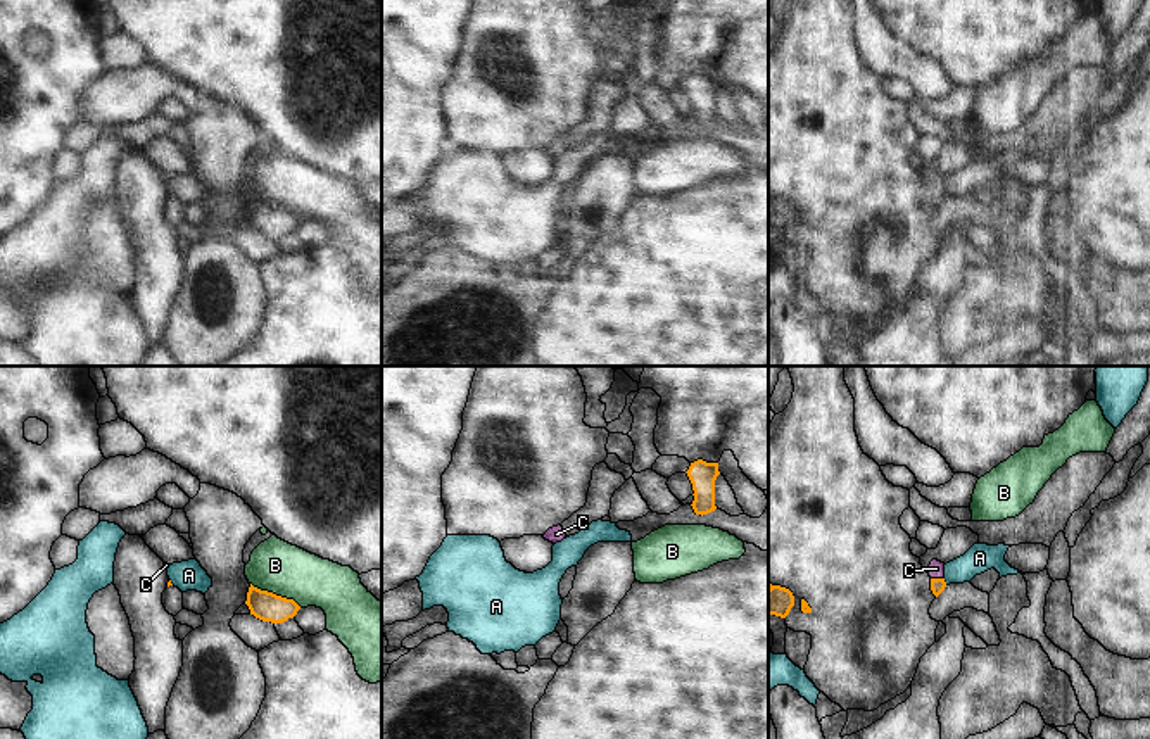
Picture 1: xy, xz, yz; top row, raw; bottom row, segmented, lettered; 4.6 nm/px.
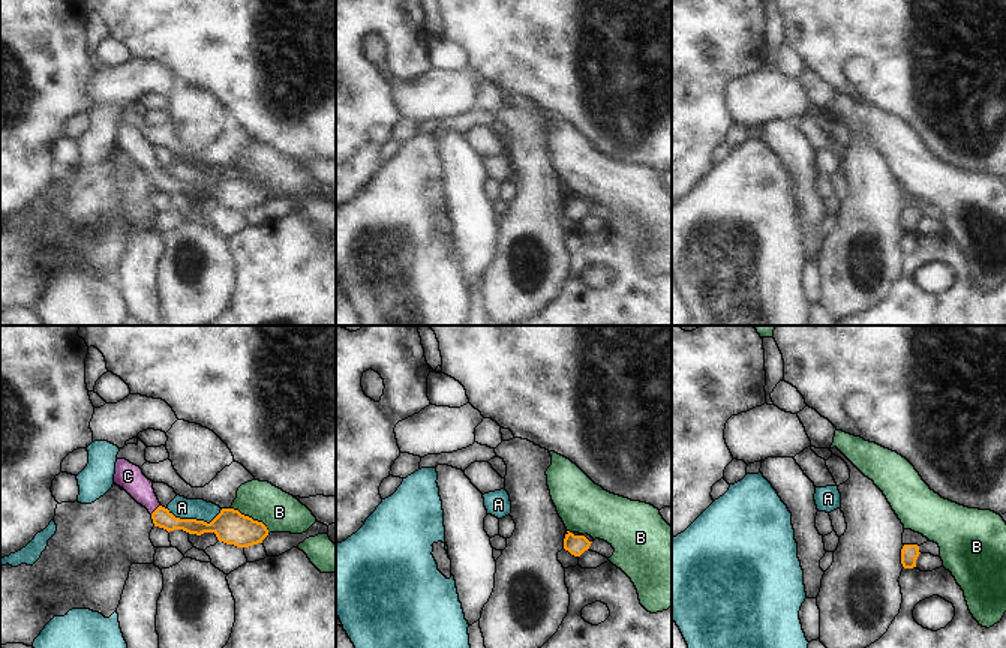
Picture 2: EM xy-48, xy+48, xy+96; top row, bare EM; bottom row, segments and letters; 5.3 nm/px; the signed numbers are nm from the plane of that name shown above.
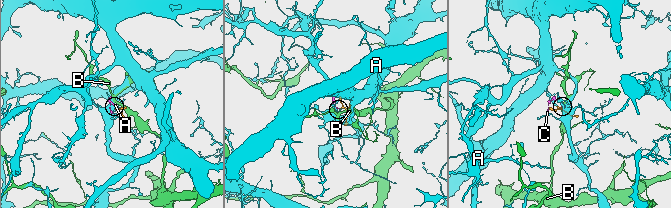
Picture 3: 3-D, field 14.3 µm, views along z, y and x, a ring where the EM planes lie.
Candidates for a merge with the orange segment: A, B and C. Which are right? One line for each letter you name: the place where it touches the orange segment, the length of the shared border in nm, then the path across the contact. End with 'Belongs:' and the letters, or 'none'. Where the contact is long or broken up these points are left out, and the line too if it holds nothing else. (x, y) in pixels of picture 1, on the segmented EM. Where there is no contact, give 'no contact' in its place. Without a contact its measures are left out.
C: yz (936, 579) | 60 nm | across yz (938, 586), (936, 579), (936, 568)
Belongs: C

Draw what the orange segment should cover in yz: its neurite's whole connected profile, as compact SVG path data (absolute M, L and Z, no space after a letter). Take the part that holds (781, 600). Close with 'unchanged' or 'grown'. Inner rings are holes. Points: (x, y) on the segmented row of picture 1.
M780 585L768 587L768 615L786 618L794 606L794 596L789 589Z; unchanged

